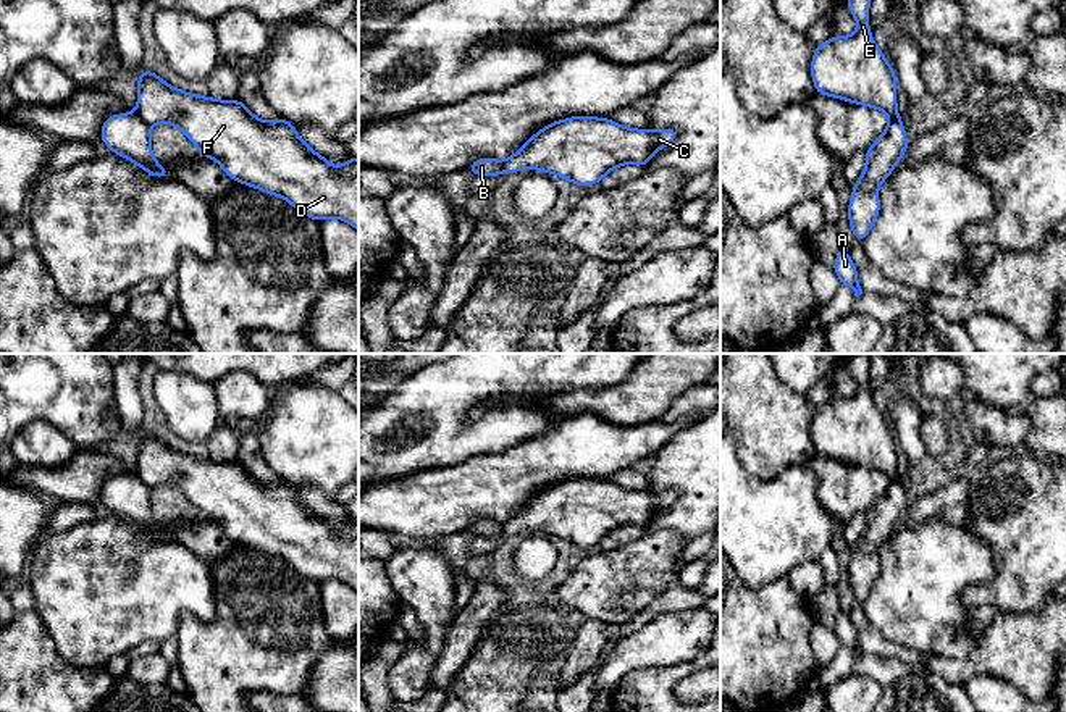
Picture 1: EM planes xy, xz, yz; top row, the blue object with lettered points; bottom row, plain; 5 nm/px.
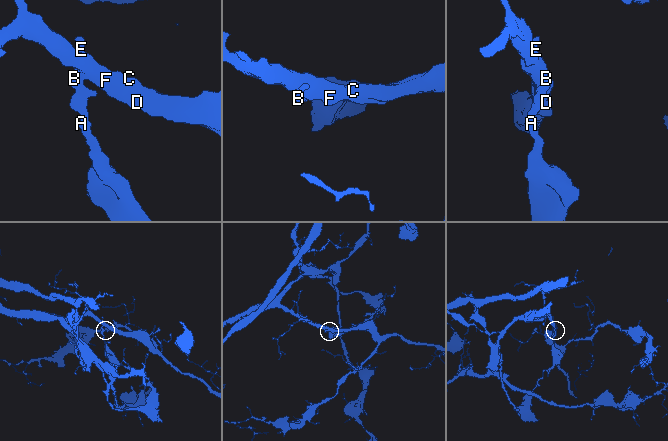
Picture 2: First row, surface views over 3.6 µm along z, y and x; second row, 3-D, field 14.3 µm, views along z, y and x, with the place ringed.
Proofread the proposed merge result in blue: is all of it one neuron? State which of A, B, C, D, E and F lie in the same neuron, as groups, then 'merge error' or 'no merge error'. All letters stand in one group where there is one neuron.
A B / C D E F | merge error

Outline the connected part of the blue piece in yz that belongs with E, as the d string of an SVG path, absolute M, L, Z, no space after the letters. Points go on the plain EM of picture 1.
M851 354L846 366L858 383L853 397L837 397L816 407L811 438L817 455L882 471L900 480L896 438L869 391L869 354Z

